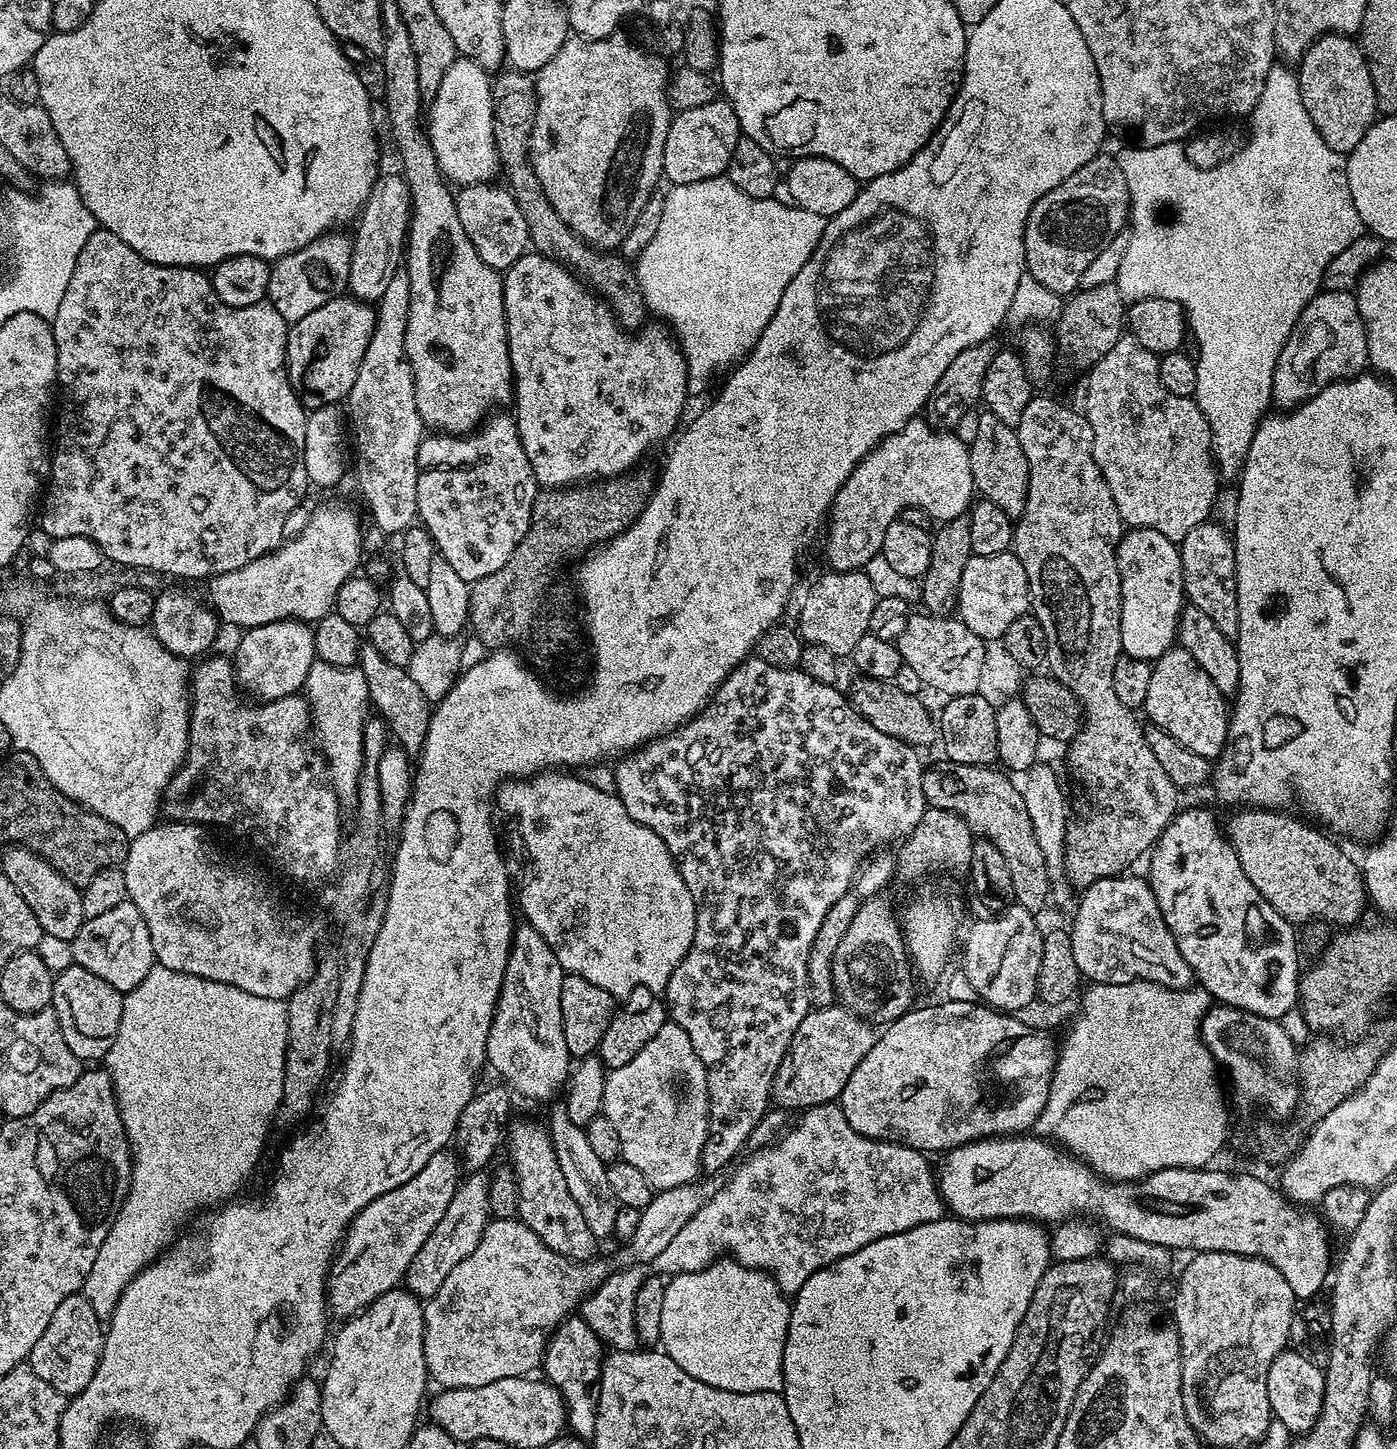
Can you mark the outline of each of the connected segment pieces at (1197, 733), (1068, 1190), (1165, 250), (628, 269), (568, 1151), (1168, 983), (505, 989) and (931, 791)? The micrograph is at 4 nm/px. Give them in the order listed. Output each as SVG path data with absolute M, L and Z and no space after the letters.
M1182 647L1167 648L1152 664L1150 687L1146 689L1146 702L1142 706L1142 712L1152 719L1149 721L1155 727L1166 730L1170 738L1178 738L1178 742L1182 742L1186 750L1194 750L1194 754L1215 758L1228 743L1229 701L1218 690L1218 686L1214 686L1210 674L1206 674L1206 670L1202 670L1202 666L1198 666L1198 662L1194 662L1192 655Z
M1035 1134L975 1140L951 1148L939 1160L940 1197L944 1200L947 1211L961 1220L1021 1219L1039 1222L1044 1226L1060 1226L1071 1221L1068 1220L1071 1216L1084 1216L1080 1218L1091 1218L1113 1233L1129 1235L1130 1238L1142 1239L1171 1250L1192 1248L1193 1253L1229 1252L1257 1256L1259 1260L1273 1264L1284 1275L1286 1282L1290 1282L1290 1290L1300 1302L1310 1299L1323 1284L1325 1287L1330 1276L1329 1233L1326 1231L1325 1221L1315 1211L1312 1213L1312 1210L1297 1206L1271 1183L1260 1181L1251 1174L1235 1176L1232 1170L1212 1171L1205 1166L1163 1168L1143 1176L1141 1180L1106 1180L1083 1160Z
M1284 62L1273 63L1270 74L1266 74L1266 82L1262 86L1262 98L1258 98L1258 106L1252 112L1250 123L1252 129L1248 132L1248 144L1235 149L1228 159L1223 160L1213 168L1199 168L1190 162L1185 145L1177 142L1162 146L1127 146L1114 158L1124 172L1128 187L1128 203L1130 205L1130 242L1126 254L1123 255L1122 266L1118 269L1115 286L1122 294L1125 302L1141 300L1142 298L1170 298L1170 302L1178 302L1184 308L1187 327L1190 336L1196 339L1196 348L1200 356L1196 360L1198 370L1198 386L1196 387L1195 402L1202 410L1206 422L1212 431L1212 446L1214 449L1214 463L1219 475L1235 481L1239 477L1244 459L1250 450L1250 442L1256 433L1256 427L1269 411L1268 404L1273 403L1272 382L1274 380L1274 366L1278 366L1278 354L1282 354L1282 346L1290 338L1296 328L1302 310L1321 291L1324 283L1324 271L1330 266L1330 258L1334 254L1342 254L1350 242L1361 235L1362 225L1356 209L1356 198L1353 185L1350 183L1350 164L1346 161L1345 153L1330 150L1326 142L1322 142L1322 134L1310 122L1310 114L1306 114L1306 106L1302 106L1300 93L1300 78L1295 71L1288 68Z
M501 71L501 76L492 80L494 138L503 175L508 175L507 187L512 189L514 198L522 210L522 218L526 218L531 247L541 256L571 268L581 280L591 285L596 295L615 312L621 328L639 329L645 323L646 309L633 265L615 251L594 248L578 234L574 234L574 230L566 226L558 210L554 210L550 198L546 198L532 164L528 161L530 134L534 130L536 117L536 82L529 73L507 71Z
M557 1110L549 1120L546 1120L548 1136L552 1139L554 1154L558 1154L558 1166L566 1177L566 1187L570 1190L570 1195L574 1202L578 1202L578 1210L582 1210L582 1219L586 1221L586 1226L590 1226L590 1234L594 1234L597 1241L604 1242L604 1239L610 1237L616 1230L616 1215L621 1205L616 1203L614 1190L610 1190L610 1178L608 1177L608 1164L594 1155L592 1147L589 1145L589 1139L586 1138L586 1132L583 1127L575 1125L567 1117L563 1110Z
M1132 874L1103 876L1079 893L1080 905L1076 908L1070 931L1074 962L1078 962L1081 977L1093 984L1129 984L1135 980L1149 980L1167 988L1189 987L1194 980L1192 971L1186 958L1182 958L1182 950L1178 950L1178 942L1174 942L1174 934L1170 934L1162 918L1151 884L1143 875L1128 875Z
M527 922L513 931L512 949L502 978L502 990L494 1010L490 1034L486 1038L486 1064L513 1093L521 1092L528 1100L548 1100L565 1087L570 1075L570 1057L562 1031L562 982L566 973L554 958L554 950L546 946L546 938Z
M940 758L937 764L931 765L929 763L922 774L924 803L929 808L957 812L971 826L973 833L979 839L994 842L994 846L998 846L998 851L1002 853L1002 858L1006 858L1015 903L1034 914L1040 914L1044 908L1044 903L1049 903L1050 900L1048 867L1045 864L1045 859L1042 858L1042 850L1038 847L1038 838L1034 838L1034 826L1030 826L1030 814L1026 814L1026 802L1022 798L1019 787L1015 783L1012 785L1011 778L1013 779L1013 777L1011 775L1008 777L1003 776L1003 774L1008 775L996 766L963 764L947 758Z

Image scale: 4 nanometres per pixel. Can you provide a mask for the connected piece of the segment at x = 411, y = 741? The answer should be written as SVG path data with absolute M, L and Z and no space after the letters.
M367 642L361 643L360 659L358 661L360 672L366 678L366 690L371 707L376 708L379 717L388 725L391 739L409 758L419 757L426 742L426 730L430 726L432 708L422 689L408 673L407 668L394 666L374 650L374 646Z

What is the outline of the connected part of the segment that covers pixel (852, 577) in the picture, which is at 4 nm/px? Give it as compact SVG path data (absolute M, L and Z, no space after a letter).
M828 570L825 573L825 576L818 577L809 586L808 593L800 604L798 635L805 645L822 646L838 658L848 658L862 637L869 635L870 614L874 614L878 597L874 594L874 585L870 578L866 578L862 570Z

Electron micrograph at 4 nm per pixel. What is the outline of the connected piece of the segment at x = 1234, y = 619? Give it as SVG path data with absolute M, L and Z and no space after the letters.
M1205 522L1194 526L1186 538L1179 541L1187 603L1206 610L1214 626L1222 634L1234 638L1238 634L1238 586L1236 585L1236 545L1233 537L1220 524Z

